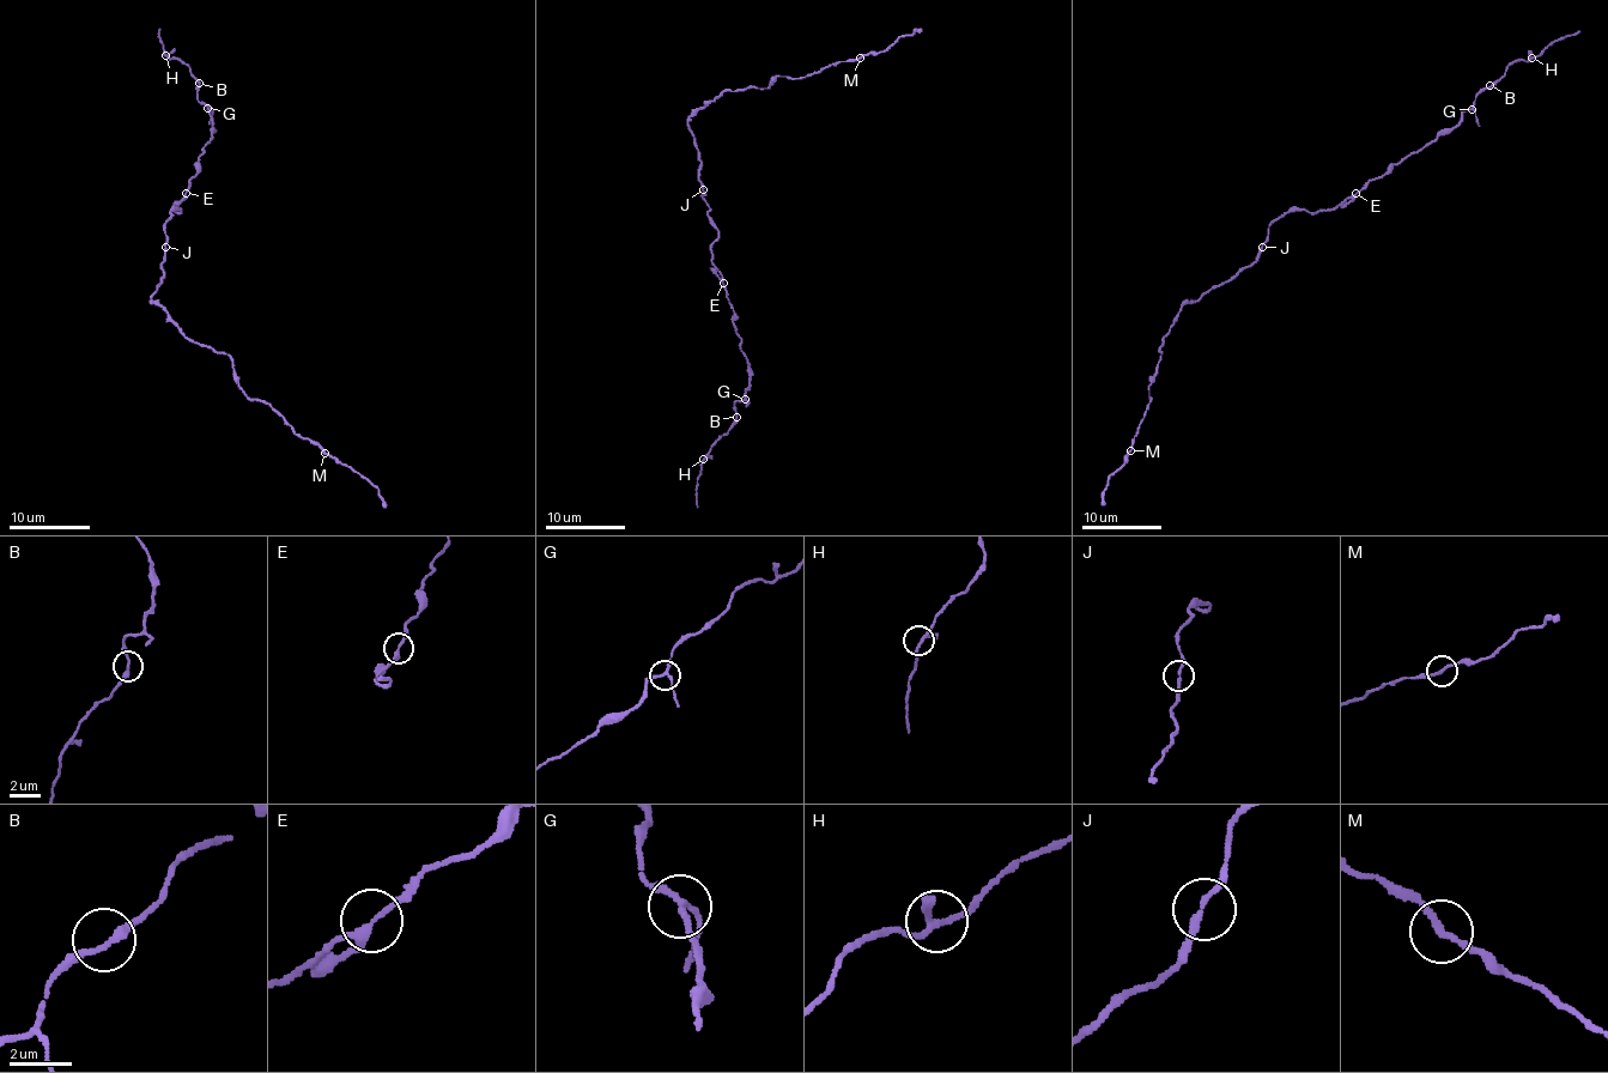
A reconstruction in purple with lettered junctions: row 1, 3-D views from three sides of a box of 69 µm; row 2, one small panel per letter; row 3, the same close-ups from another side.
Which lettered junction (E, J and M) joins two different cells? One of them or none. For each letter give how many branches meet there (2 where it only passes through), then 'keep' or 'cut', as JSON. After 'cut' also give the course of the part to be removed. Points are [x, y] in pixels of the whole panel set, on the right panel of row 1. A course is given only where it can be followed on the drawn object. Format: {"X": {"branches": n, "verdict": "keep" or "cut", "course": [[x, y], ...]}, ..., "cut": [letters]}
{"E": {"branches": 3, "verdict": "keep"}, "J": {"branches": 2, "verdict": "keep"}, "M": {"branches": 2, "verdict": "keep"}, "cut": []}

